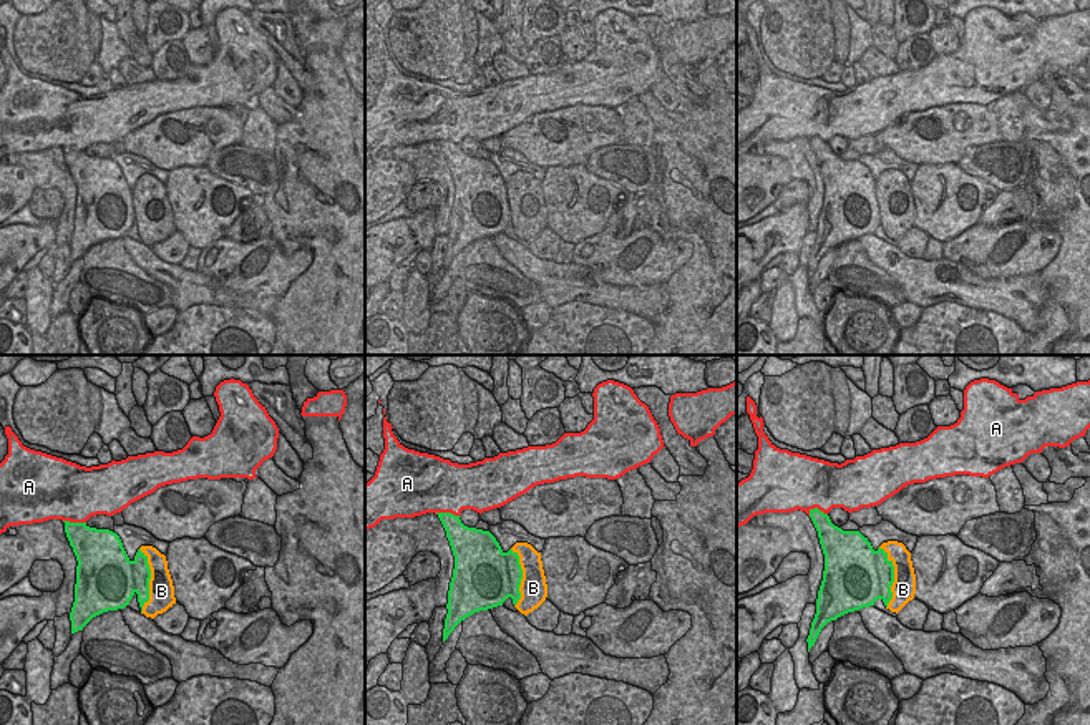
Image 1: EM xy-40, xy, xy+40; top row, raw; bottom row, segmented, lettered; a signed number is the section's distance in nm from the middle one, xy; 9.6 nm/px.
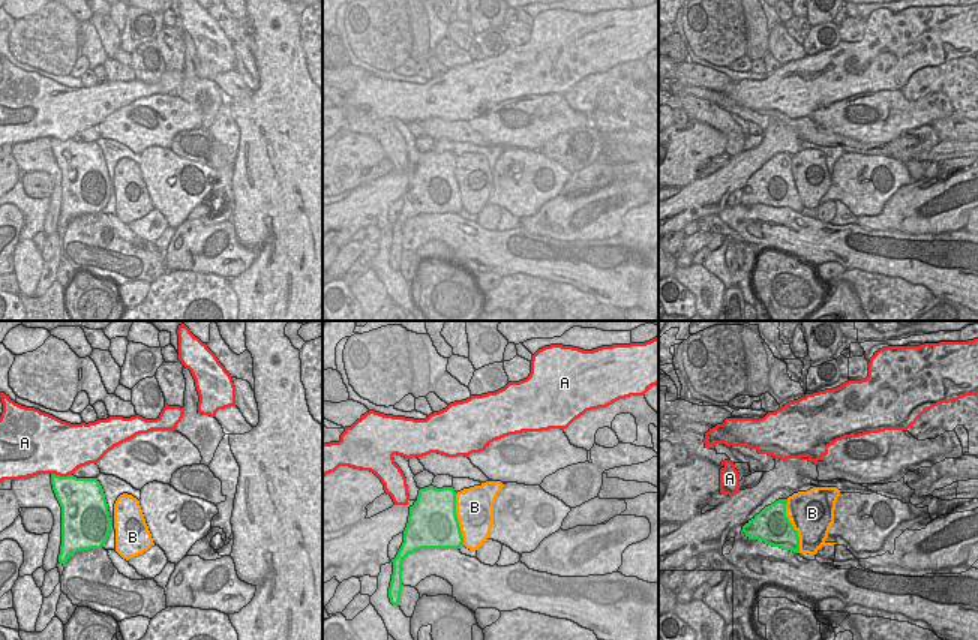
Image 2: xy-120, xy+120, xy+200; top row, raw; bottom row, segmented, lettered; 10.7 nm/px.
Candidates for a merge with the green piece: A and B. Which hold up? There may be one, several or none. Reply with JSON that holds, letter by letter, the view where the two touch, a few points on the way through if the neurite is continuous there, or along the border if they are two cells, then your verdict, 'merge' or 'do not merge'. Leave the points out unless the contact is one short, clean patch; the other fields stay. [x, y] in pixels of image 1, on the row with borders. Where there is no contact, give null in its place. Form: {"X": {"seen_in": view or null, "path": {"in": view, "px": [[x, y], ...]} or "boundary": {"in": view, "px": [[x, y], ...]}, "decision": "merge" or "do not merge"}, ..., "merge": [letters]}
{"A": {"seen_in": "xy", "decision": "do not merge"}, "B": {"seen_in": "xy-40", "decision": "do not merge"}, "merge": []}

